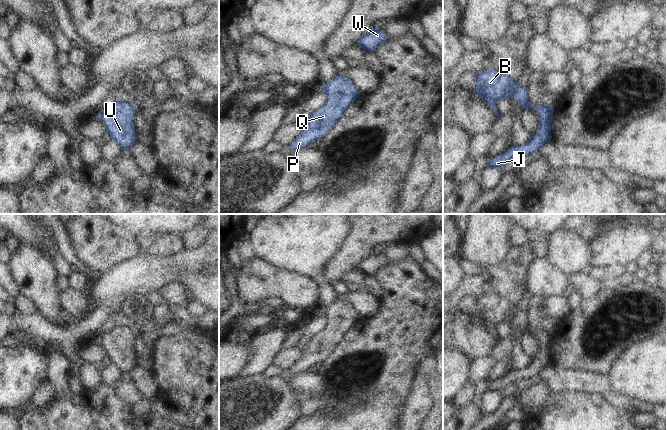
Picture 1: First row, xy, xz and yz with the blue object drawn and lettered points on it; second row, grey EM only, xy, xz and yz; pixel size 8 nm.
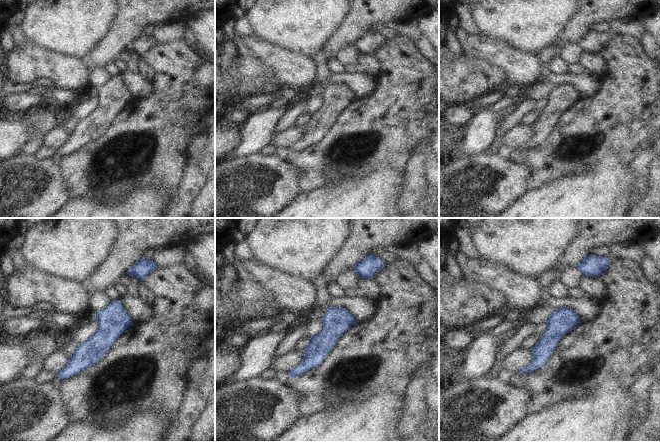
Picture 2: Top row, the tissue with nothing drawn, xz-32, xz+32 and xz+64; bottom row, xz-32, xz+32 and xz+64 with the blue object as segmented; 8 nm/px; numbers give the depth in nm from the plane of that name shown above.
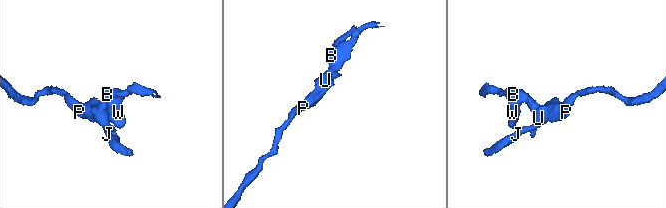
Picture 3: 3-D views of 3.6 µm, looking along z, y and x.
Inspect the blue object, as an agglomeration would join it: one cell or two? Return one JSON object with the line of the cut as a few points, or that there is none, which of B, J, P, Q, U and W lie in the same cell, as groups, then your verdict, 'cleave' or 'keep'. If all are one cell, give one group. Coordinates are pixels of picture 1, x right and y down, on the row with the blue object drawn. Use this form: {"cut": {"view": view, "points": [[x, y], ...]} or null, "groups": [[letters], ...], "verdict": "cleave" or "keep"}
{"cut": null, "groups": [["B", "J", "P", "Q", "U", "W"]], "verdict": "keep"}

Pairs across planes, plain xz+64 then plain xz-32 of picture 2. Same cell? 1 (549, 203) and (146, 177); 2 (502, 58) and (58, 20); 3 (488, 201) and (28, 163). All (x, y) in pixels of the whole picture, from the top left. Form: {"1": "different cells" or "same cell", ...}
{"1": "different cells", "2": "different cells", "3": "same cell"}

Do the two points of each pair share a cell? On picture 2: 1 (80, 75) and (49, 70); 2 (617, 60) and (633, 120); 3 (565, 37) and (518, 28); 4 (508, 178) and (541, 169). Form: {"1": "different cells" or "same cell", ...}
{"1": "same cell", "2": "same cell", "3": "different cells", "4": "different cells"}

